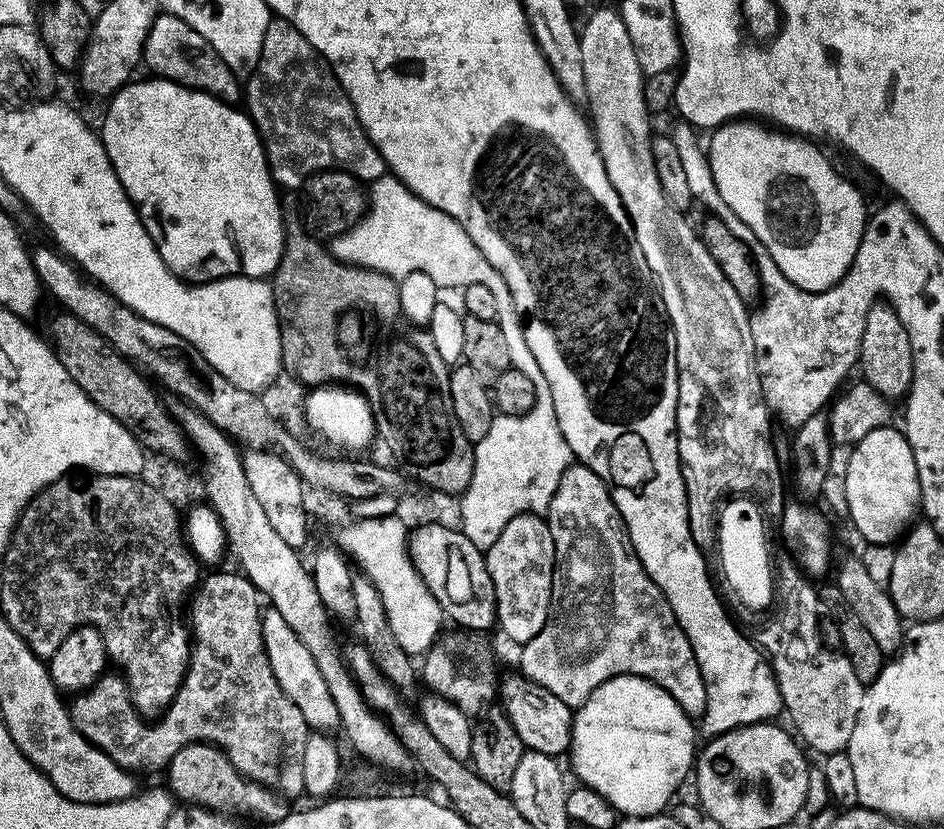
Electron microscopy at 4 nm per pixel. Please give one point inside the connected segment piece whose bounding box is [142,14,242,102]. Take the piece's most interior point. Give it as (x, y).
(173, 50)

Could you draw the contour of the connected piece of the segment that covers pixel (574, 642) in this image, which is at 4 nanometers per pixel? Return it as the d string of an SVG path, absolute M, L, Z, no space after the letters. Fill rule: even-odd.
M574 462L564 471L558 482L558 490L554 490L554 498L550 498L546 519L550 526L550 534L554 534L554 554L556 555L556 565L552 575L552 606L548 609L546 626L542 626L538 635L530 638L530 642L519 649L519 671L522 675L528 680L536 682L538 686L550 690L550 694L554 694L554 698L562 698L562 702L566 702L566 706L570 706L573 710L584 704L586 698L590 698L590 694L598 686L602 686L602 682L615 676L640 676L652 684L657 684L662 690L666 690L670 694L670 698L674 698L674 702L678 702L680 709L689 718L703 716L706 706L706 686L698 662L694 658L694 650L690 646L678 618L674 618L674 610L670 610L670 602L666 602L662 590L658 590L658 586L650 578L650 574L646 574L642 562L636 557L636 552L628 537L628 528L624 525L624 516L620 511L620 505L614 499L608 485L602 478L598 478L598 474L594 474L594 470L590 470L584 464Z

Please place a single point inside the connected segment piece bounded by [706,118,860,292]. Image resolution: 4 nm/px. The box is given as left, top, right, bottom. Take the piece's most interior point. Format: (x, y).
(743, 155)

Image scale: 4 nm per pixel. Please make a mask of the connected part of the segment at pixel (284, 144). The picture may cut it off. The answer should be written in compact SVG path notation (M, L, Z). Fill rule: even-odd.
M274 18L266 26L262 54L256 69L246 80L246 100L247 96L246 111L264 143L268 171L281 189L299 189L309 176L323 169L343 169L360 182L371 182L385 175L386 165L382 154L365 134L350 98L332 73L328 61L318 54L318 50L314 50L314 46L310 46L310 42L306 42L306 38L290 21Z

